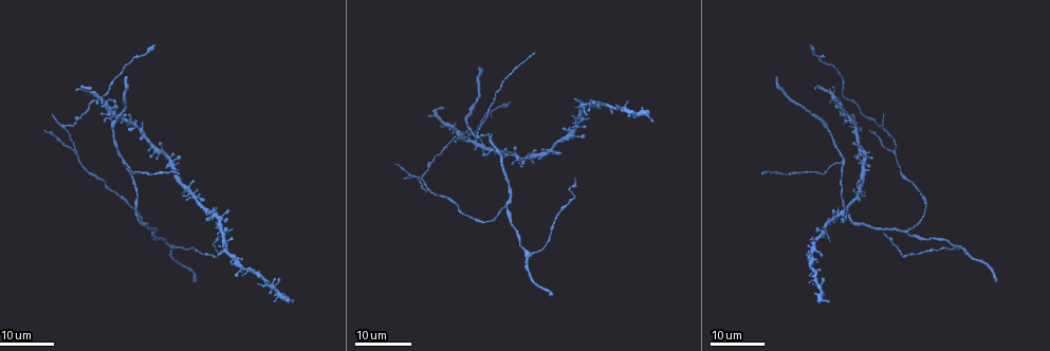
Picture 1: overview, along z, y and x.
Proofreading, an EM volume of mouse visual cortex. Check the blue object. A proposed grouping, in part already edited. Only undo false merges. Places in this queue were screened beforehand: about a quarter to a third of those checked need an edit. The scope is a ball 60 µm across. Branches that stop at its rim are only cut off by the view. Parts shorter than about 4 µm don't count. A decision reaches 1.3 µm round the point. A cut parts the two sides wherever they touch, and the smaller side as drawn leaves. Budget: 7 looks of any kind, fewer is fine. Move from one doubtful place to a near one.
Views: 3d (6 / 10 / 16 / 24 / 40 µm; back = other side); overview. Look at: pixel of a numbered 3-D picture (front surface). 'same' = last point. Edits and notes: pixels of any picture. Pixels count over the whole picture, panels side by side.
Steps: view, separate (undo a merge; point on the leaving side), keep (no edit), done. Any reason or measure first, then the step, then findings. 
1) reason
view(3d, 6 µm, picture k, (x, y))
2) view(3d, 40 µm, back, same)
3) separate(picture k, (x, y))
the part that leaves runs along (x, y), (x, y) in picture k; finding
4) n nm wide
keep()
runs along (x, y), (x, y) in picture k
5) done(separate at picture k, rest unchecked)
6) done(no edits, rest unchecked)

a fork
view(3d, 16 µm, picture 1, (453, 137))

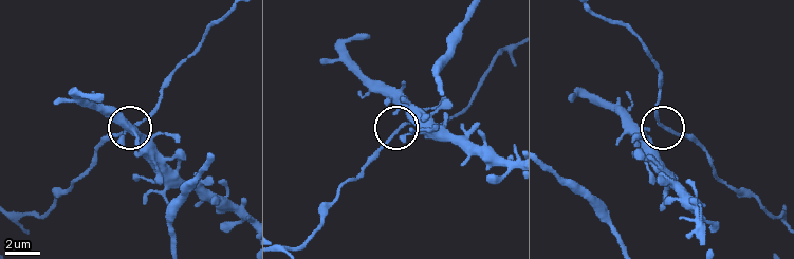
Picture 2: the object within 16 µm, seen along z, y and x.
view(3d, 6 µm, picture 2, (402, 124))

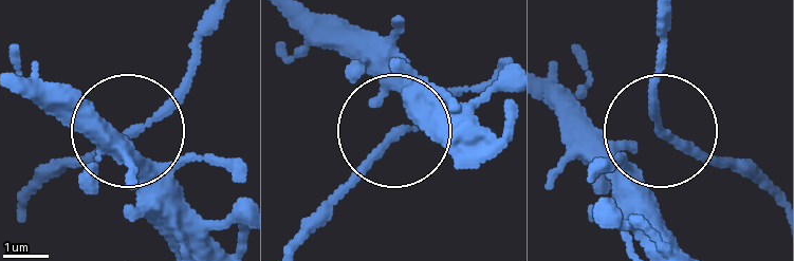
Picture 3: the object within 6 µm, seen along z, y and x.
140 nm wide
keep()
runs along (32, 196), (199, 63) in picture 3; all the same neuron

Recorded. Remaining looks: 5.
three-way junction
view(3d, 24 µm, picture 1, (477, 135))

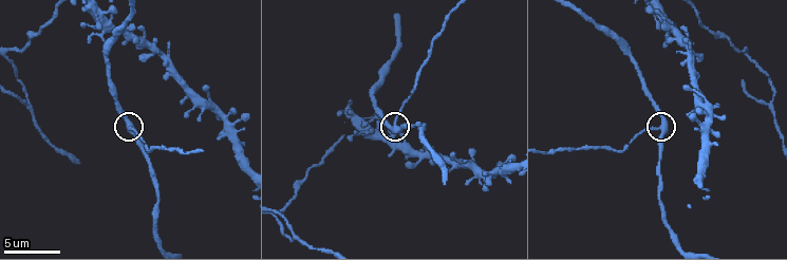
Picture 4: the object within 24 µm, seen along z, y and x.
closer look
view(3d, 6 µm, picture 4, (658, 126))

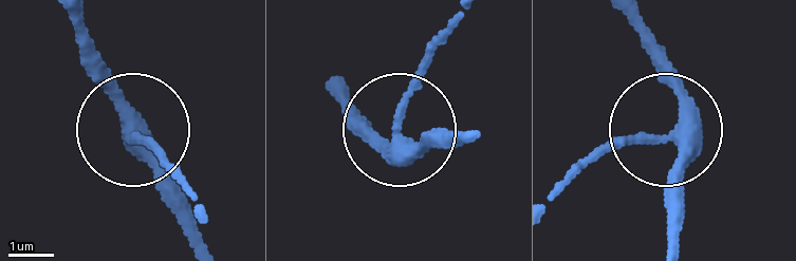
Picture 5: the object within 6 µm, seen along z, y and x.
keep()
runs along (672, 237), (672, 146), (639, 134), (574, 165) in picture 5; continuous, no second neuron

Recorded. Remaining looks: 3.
side arm on a straight run
view(3d, 10 µm, picture 4, (296, 234))

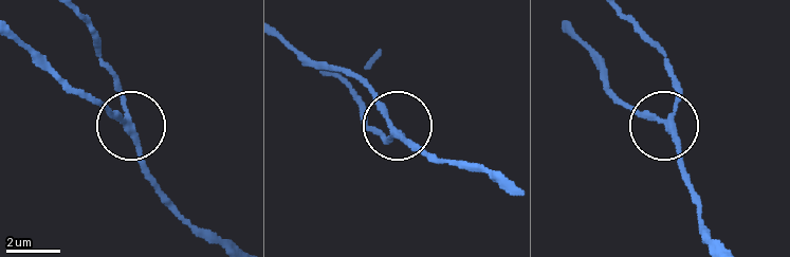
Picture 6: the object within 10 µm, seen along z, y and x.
3 arms
keep()
runs along (645, 42), (677, 94), (671, 122), (643, 117), (611, 90) in picture 6; one neuron here

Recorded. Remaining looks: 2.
three-way junction
view(3d, 24 µm, picture 1, (151, 233))

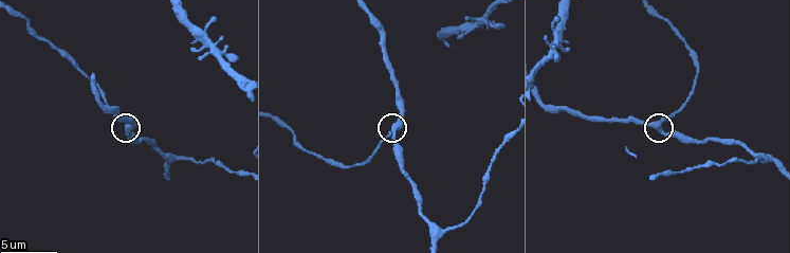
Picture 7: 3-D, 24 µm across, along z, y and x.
view(3d, 6 µm, picture 7, (128, 130))

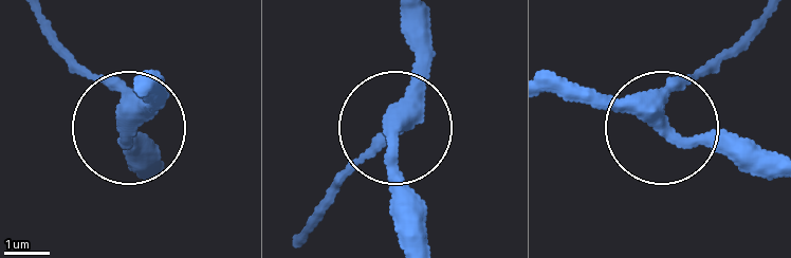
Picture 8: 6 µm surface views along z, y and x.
3 arms
keep()
runs along (772, 13), (666, 115), (670, 130), (769, 149) in picture 8; all the same neuron

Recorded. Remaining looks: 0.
done(no edits, rest unchecked)

